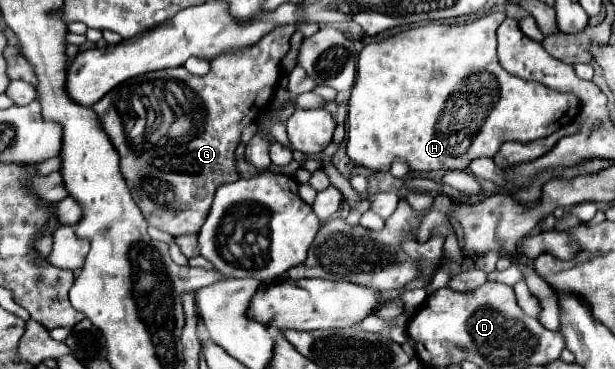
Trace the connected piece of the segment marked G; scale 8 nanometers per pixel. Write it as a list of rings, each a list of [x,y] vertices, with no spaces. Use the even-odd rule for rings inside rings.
[[[292,25],[276,27],[274,31],[264,35],[256,45],[236,51],[236,55],[224,53],[216,57],[212,61],[210,73],[206,73],[204,77],[196,77],[188,73],[184,67],[152,71],[120,83],[120,87],[114,87],[96,105],[92,105],[92,109],[100,115],[100,121],[110,141],[120,153],[120,169],[126,183],[132,189],[132,197],[152,227],[166,231],[172,237],[198,233],[208,215],[208,207],[212,205],[216,187],[240,179],[234,159],[234,151],[240,143],[240,133],[246,125],[261,117],[269,107],[274,87],[278,85],[280,79],[280,61],[290,47],[288,41],[294,29],[296,27]],[[174,121],[186,123],[190,129],[170,131]]]

